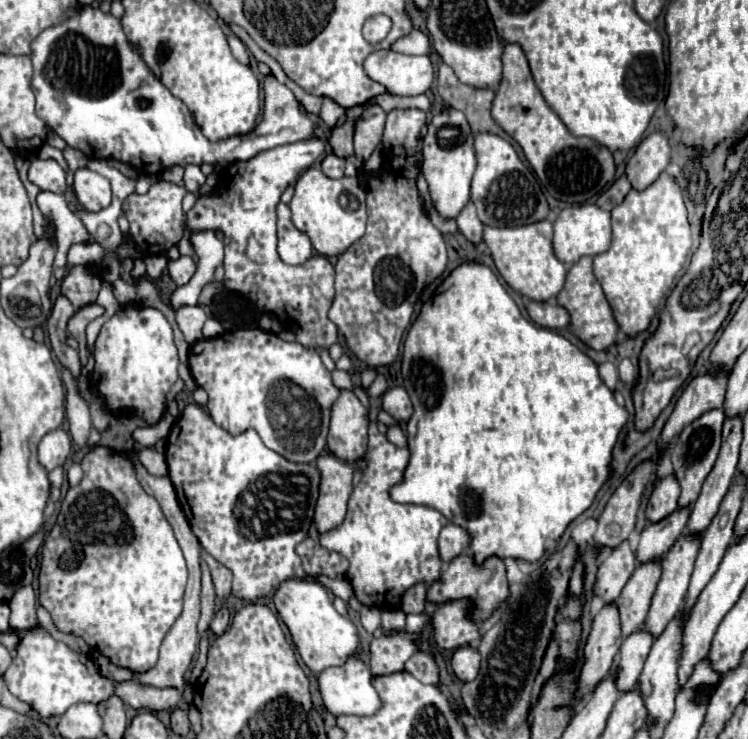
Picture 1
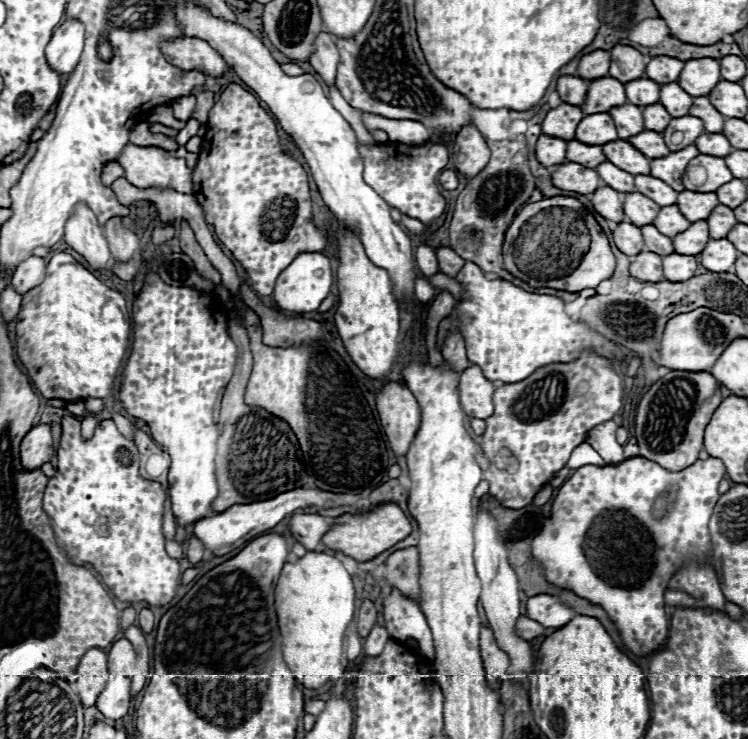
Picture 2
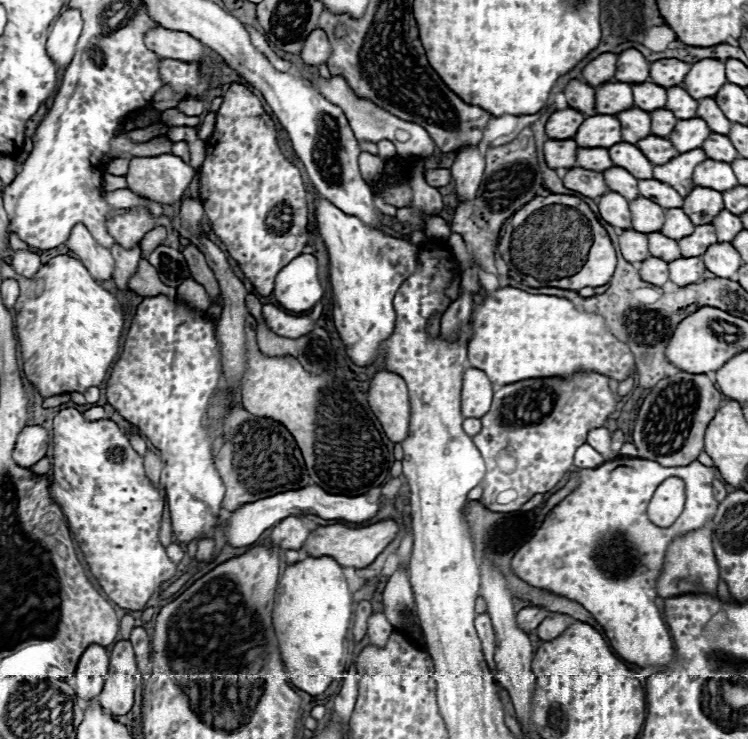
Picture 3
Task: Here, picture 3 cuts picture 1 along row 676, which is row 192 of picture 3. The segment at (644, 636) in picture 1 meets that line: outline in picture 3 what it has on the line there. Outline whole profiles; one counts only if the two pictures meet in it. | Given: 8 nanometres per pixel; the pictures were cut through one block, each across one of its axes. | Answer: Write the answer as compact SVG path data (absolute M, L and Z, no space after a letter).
M612 166L612 168L604 170L602 174L604 174L604 180L606 180L606 184L608 184L608 188L610 188L612 192L622 194L626 200L634 200L634 198L638 196L636 178L634 178L630 172L626 172L624 168Z

